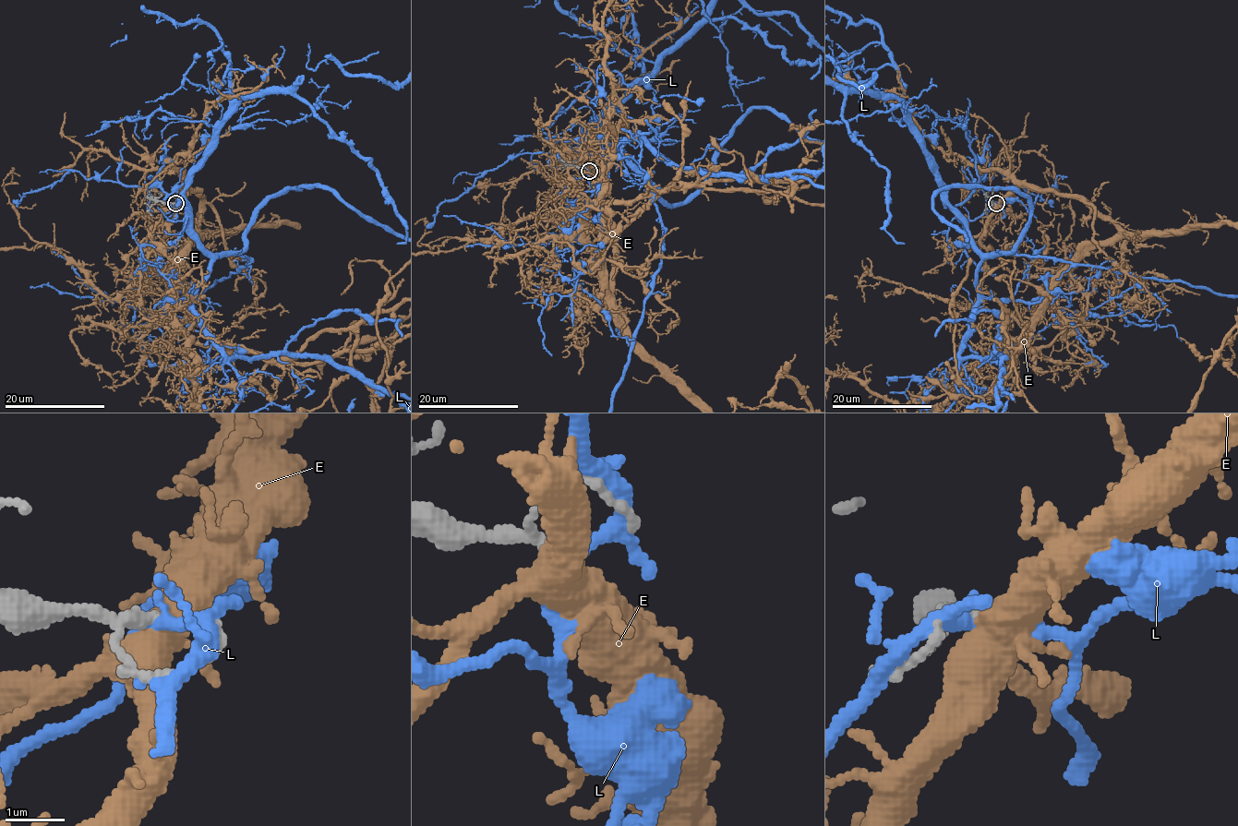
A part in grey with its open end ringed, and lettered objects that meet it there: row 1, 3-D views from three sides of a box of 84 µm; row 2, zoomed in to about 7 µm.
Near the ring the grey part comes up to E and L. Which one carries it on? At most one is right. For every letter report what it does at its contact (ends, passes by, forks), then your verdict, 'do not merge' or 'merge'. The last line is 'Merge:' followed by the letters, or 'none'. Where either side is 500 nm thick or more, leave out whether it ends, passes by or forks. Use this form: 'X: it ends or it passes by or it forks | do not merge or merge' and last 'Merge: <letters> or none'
E: it forks | merge
L: it forks | do not merge
Merge: E

